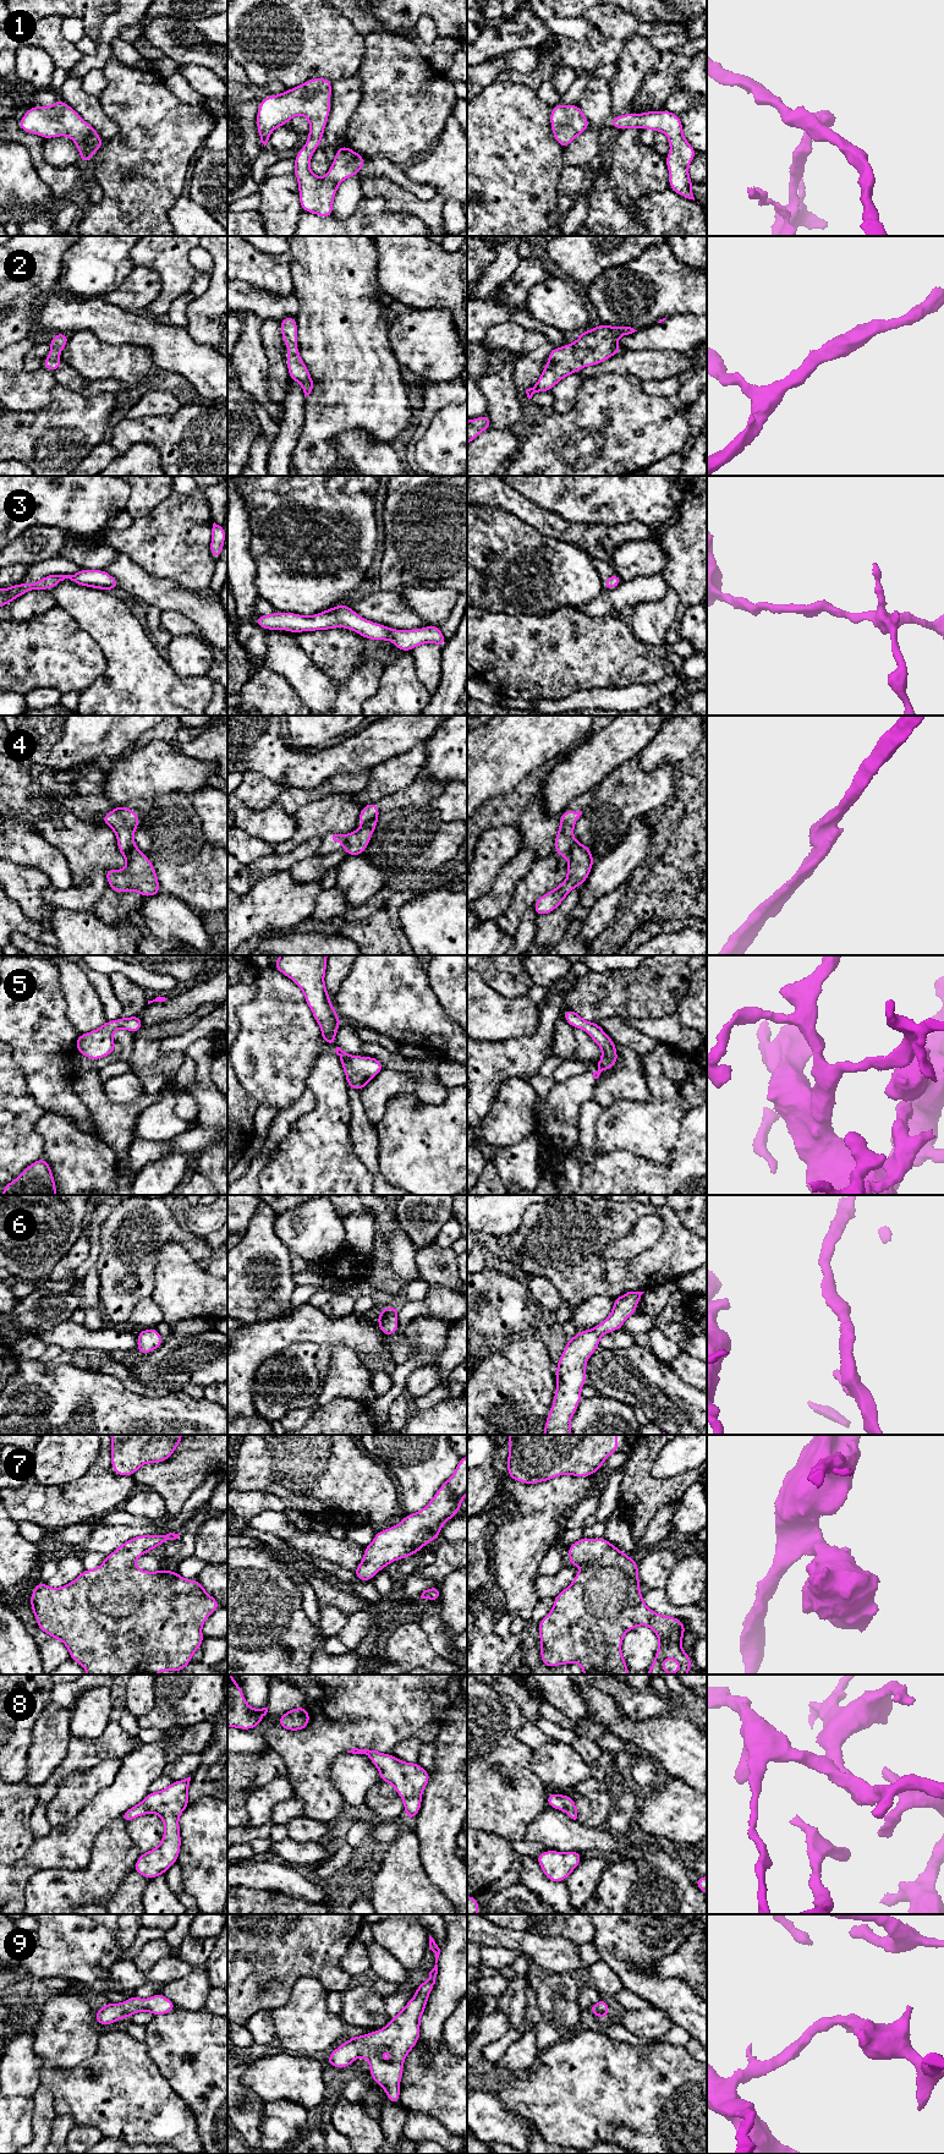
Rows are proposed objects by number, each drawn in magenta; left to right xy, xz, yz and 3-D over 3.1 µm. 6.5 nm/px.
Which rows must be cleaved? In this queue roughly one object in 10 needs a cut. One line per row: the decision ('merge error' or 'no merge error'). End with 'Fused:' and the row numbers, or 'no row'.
1: no merge error
2: no merge error
3: no merge error
4: merge error
5: no merge error
6: no merge error
7: no merge error
8: no merge error
9: no merge error
Fused: 4

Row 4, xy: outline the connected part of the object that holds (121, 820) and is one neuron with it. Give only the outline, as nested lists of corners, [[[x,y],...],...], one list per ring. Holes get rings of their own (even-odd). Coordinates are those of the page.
[[[115,806],[112,811],[101,816],[101,821],[116,834],[120,854],[127,859],[130,849],[136,845],[133,833],[141,818],[127,806]]]

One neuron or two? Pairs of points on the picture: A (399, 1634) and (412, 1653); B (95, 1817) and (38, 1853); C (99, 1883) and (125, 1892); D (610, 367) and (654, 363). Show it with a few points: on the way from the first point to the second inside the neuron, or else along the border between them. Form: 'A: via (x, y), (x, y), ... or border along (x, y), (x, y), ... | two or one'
A: via (404, 1639), (410, 1648) | one
B: via (81, 1831), (65, 1847), (53, 1851) | one
C: border along (132, 1869), (106, 1901) | two
D: via (621, 363), (643, 363) | one

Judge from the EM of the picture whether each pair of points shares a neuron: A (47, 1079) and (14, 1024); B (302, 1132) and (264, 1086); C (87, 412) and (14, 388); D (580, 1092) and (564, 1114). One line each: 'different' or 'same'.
A: same
B: different
C: different
D: same

